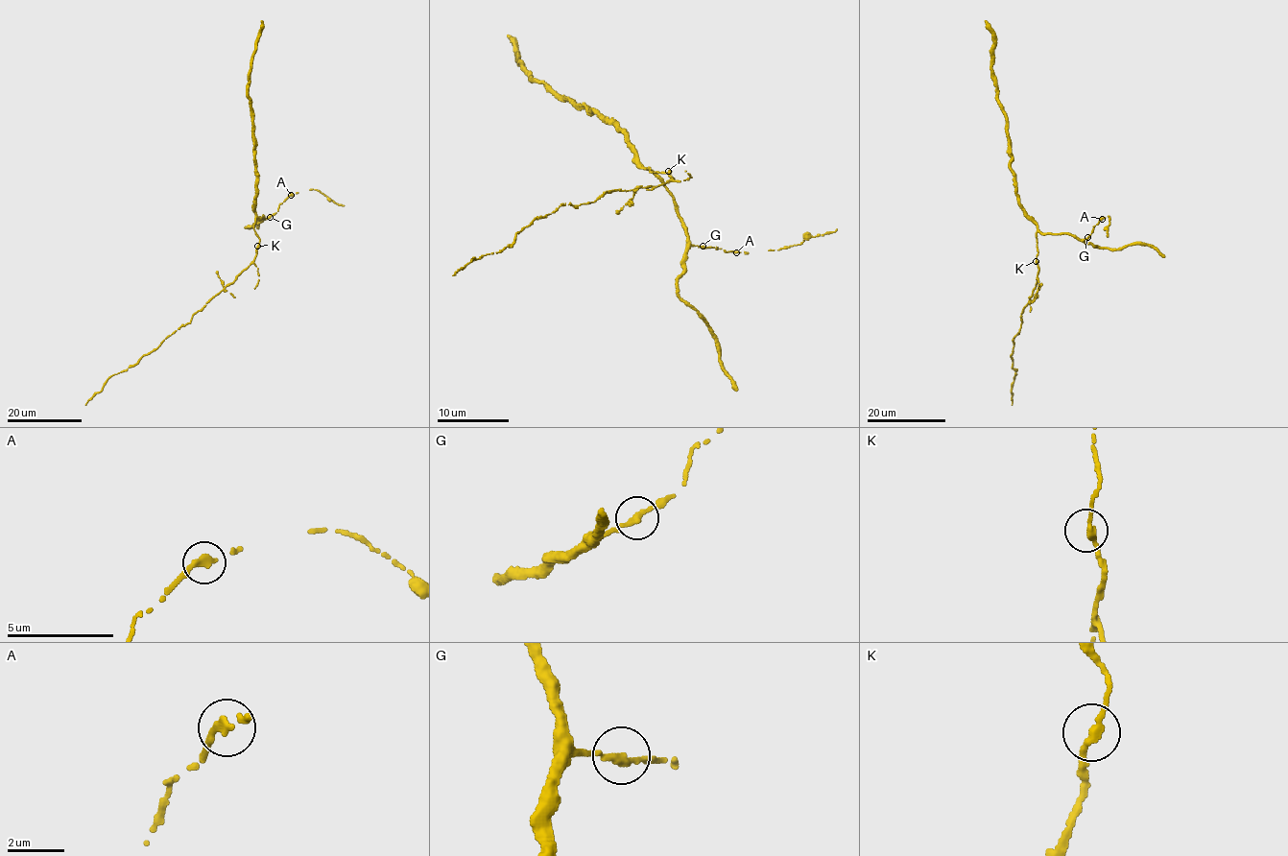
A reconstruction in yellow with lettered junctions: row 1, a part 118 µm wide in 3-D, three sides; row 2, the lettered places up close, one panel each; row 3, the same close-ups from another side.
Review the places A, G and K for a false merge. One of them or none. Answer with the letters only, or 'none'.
A

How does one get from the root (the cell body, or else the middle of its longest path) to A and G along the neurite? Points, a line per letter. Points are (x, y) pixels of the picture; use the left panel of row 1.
A: (258, 246), (260, 240), (253, 228), (255, 219), (263, 216), (265, 220), (274, 214), (278, 205), (292, 195)
G: (258, 246), (260, 240), (253, 228), (255, 219), (270, 217)

